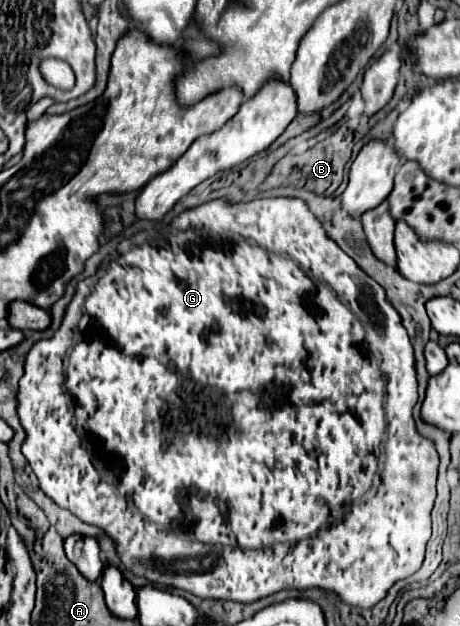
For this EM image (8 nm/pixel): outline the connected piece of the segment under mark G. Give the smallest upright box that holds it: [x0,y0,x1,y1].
[17,197,439,607]

